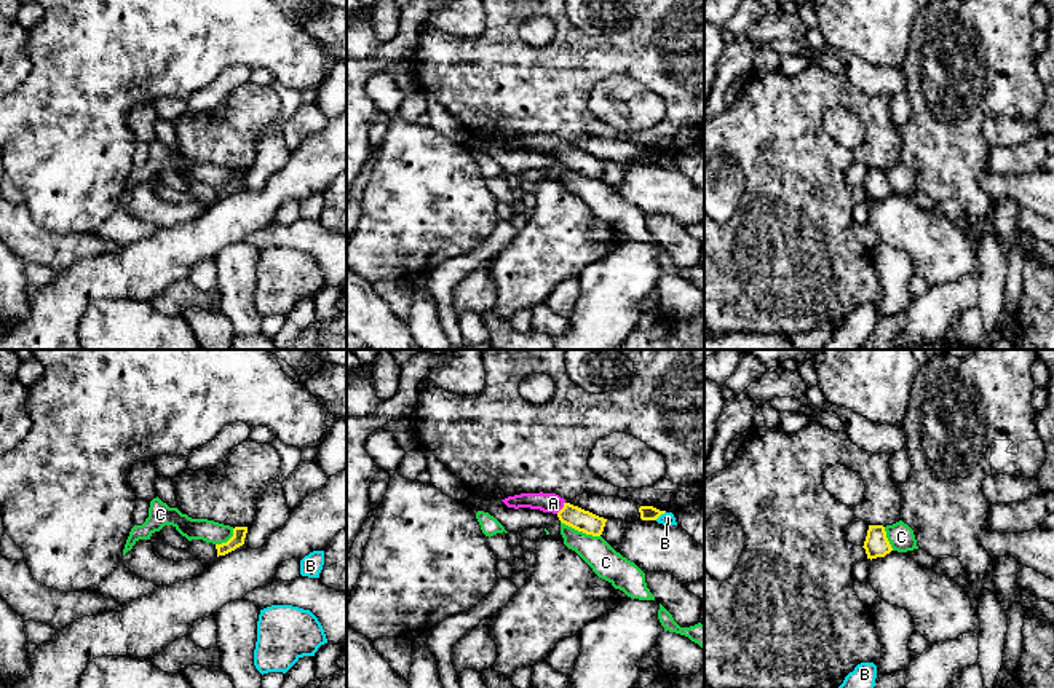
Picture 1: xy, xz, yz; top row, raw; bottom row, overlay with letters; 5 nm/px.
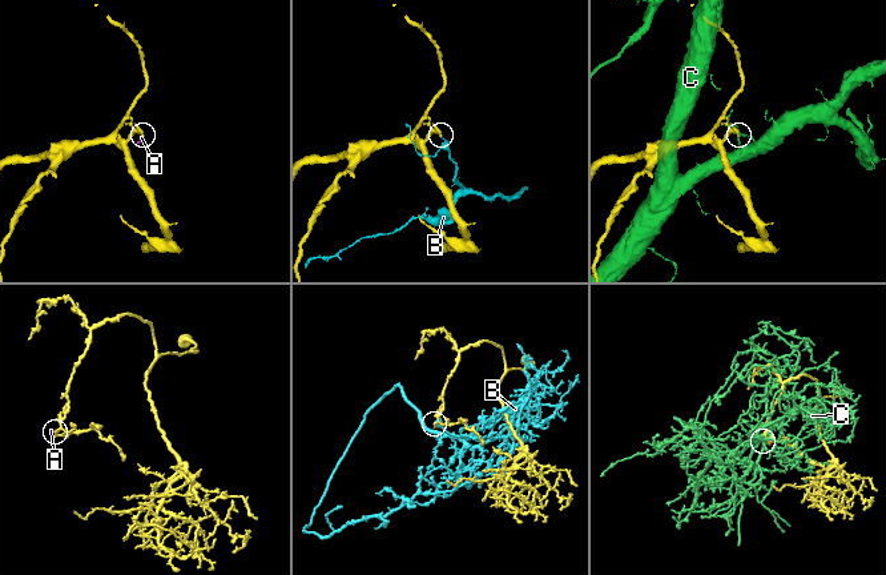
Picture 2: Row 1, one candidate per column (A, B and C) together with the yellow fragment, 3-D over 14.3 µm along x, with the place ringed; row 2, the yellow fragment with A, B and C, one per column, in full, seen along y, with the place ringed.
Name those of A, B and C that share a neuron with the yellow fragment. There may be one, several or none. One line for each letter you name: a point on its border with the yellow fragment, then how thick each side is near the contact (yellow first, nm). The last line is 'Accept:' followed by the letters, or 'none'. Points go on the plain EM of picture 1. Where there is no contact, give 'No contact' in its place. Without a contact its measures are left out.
A: Touches yellow at xz (562, 150). Thickness 110 nm (yellow) against 100 nm
Accept: A

